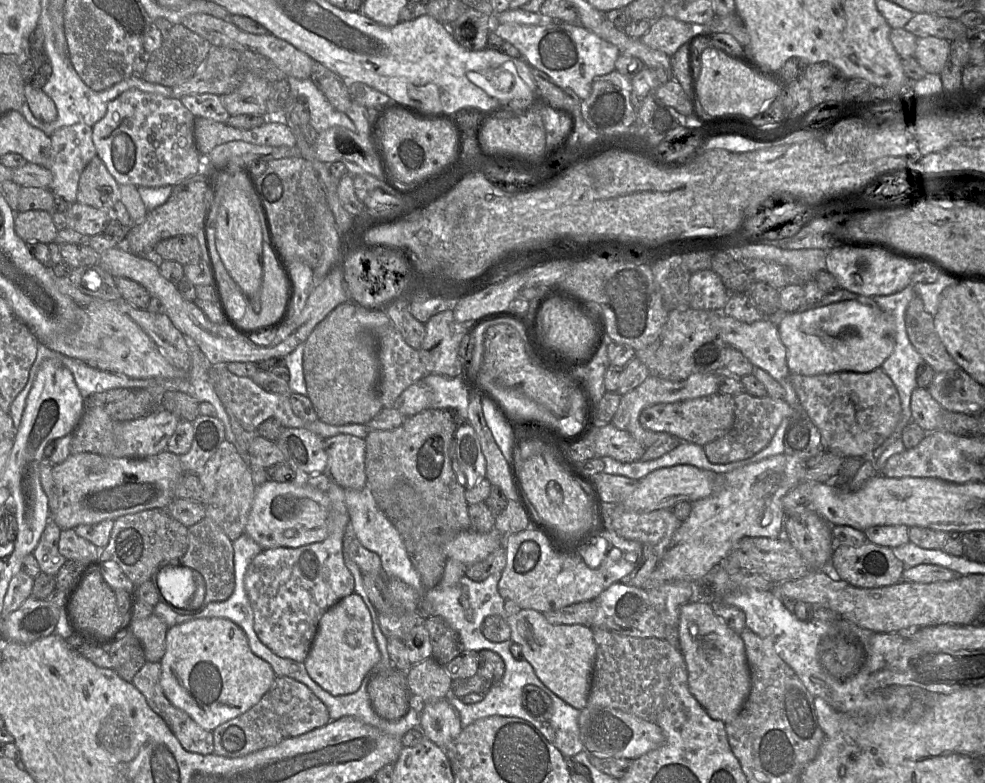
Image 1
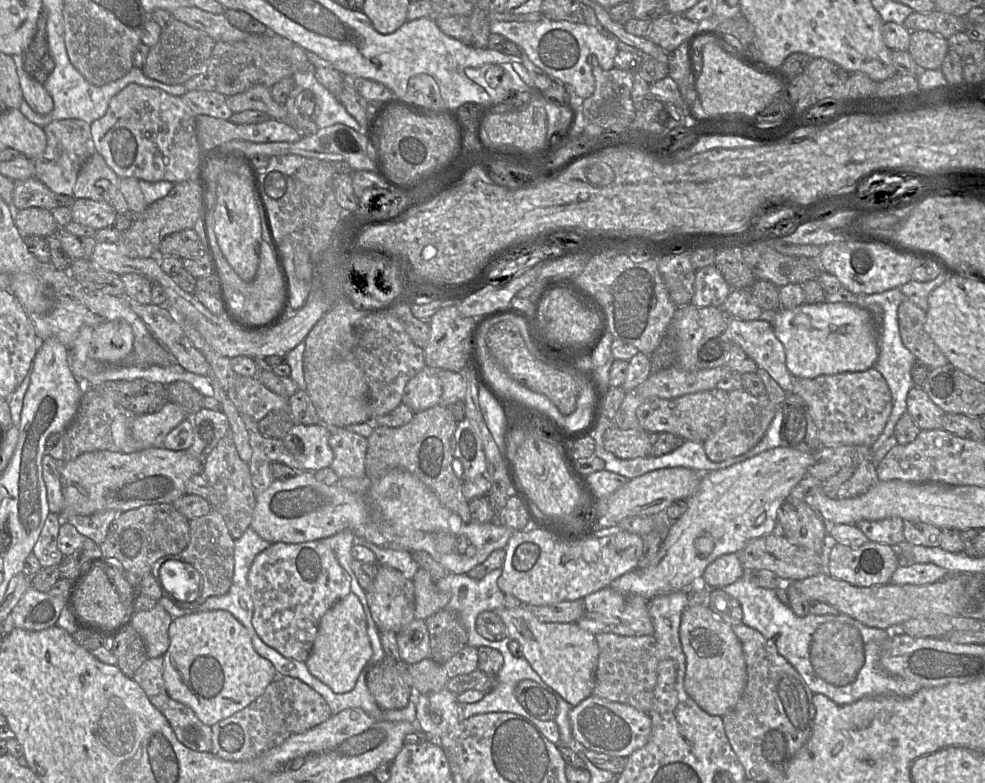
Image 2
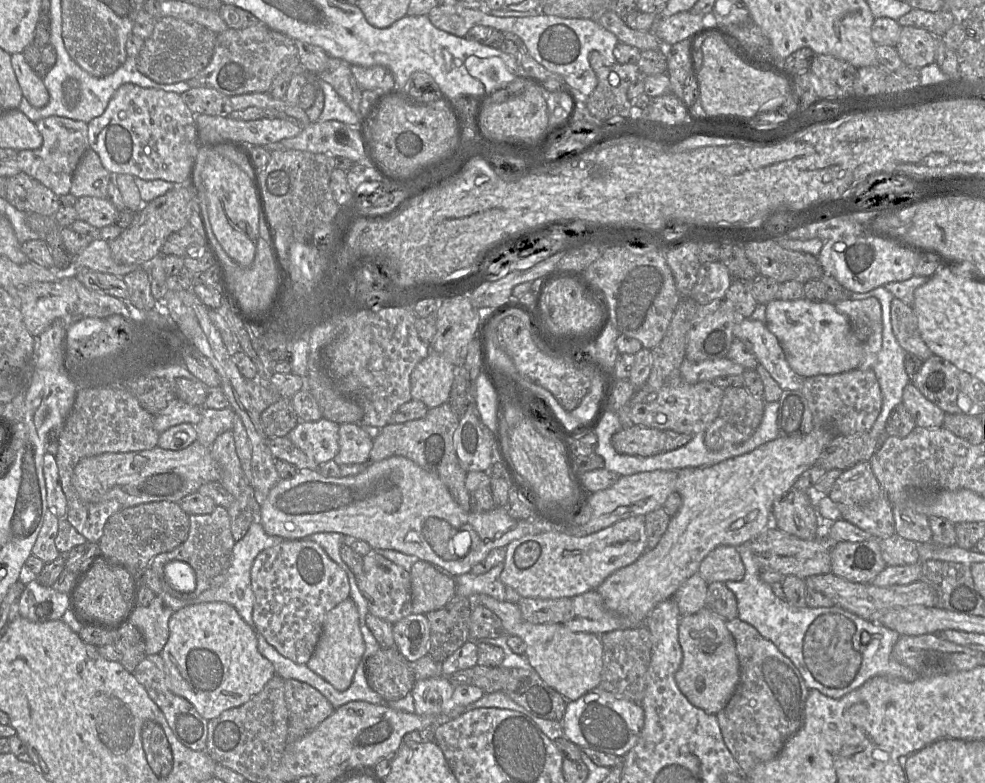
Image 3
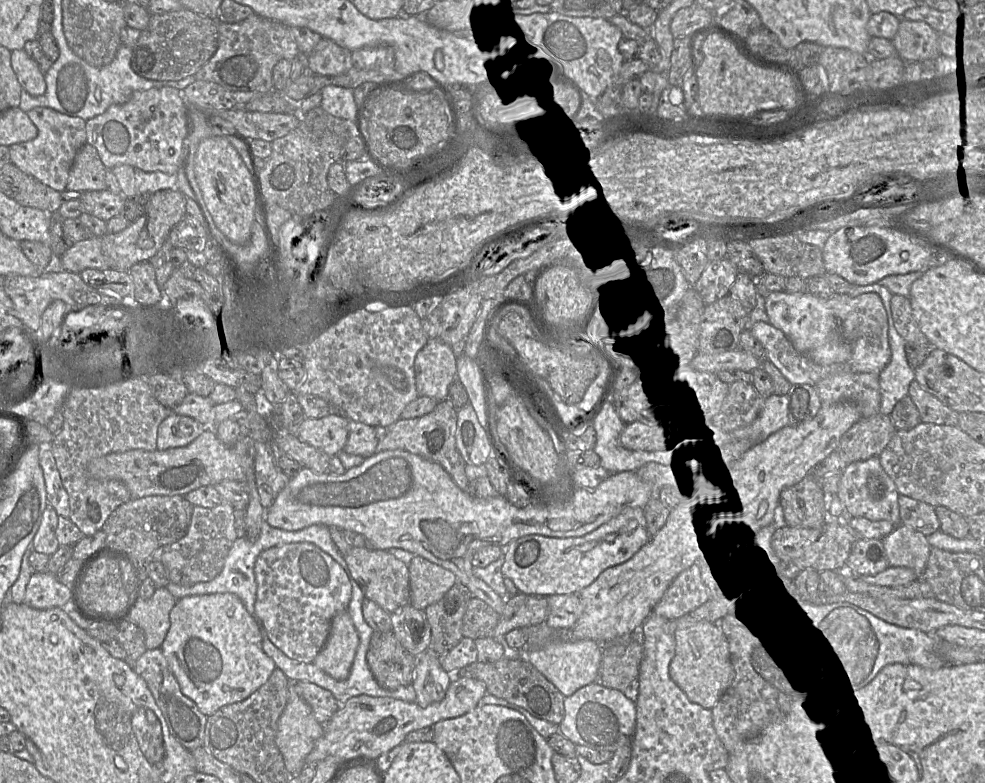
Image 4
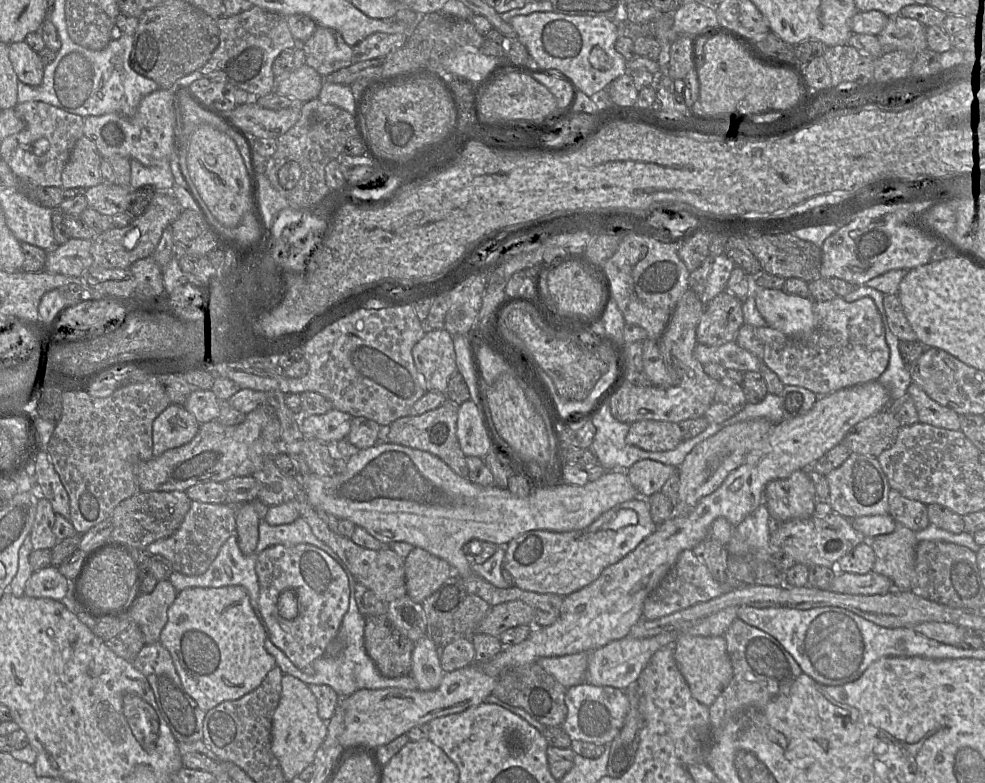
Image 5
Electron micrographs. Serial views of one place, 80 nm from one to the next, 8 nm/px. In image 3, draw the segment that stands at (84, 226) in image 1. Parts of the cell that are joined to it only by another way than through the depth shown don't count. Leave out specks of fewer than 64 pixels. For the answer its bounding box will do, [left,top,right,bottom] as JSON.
[74,197,119,229]

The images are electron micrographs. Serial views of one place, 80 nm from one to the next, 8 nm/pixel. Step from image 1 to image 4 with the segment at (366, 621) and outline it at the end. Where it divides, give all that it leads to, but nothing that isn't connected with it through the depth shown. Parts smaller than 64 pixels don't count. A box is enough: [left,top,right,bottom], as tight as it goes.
[313,610,359,681]

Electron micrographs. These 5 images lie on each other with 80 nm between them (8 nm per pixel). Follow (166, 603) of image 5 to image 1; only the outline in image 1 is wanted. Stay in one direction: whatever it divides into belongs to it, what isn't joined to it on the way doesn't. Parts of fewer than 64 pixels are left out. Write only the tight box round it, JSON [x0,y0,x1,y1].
[131,613,169,662]

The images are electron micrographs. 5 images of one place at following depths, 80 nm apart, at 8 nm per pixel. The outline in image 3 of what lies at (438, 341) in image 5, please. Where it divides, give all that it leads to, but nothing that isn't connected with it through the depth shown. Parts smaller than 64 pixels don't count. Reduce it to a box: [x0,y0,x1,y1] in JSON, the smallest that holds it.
[410,350,457,409]

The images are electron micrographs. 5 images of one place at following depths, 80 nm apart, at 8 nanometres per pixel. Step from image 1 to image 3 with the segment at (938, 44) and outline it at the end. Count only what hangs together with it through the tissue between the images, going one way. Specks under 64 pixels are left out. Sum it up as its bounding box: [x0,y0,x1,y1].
[895,26,939,69]

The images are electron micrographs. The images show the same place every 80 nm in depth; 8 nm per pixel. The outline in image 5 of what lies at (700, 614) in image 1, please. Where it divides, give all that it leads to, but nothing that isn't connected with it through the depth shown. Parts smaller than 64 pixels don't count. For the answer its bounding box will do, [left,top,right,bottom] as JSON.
[673,633,733,707]

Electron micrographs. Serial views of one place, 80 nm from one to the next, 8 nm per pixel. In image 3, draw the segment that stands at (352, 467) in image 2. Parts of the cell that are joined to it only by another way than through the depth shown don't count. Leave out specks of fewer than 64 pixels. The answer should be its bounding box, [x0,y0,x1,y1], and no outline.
[334,423,373,466]

